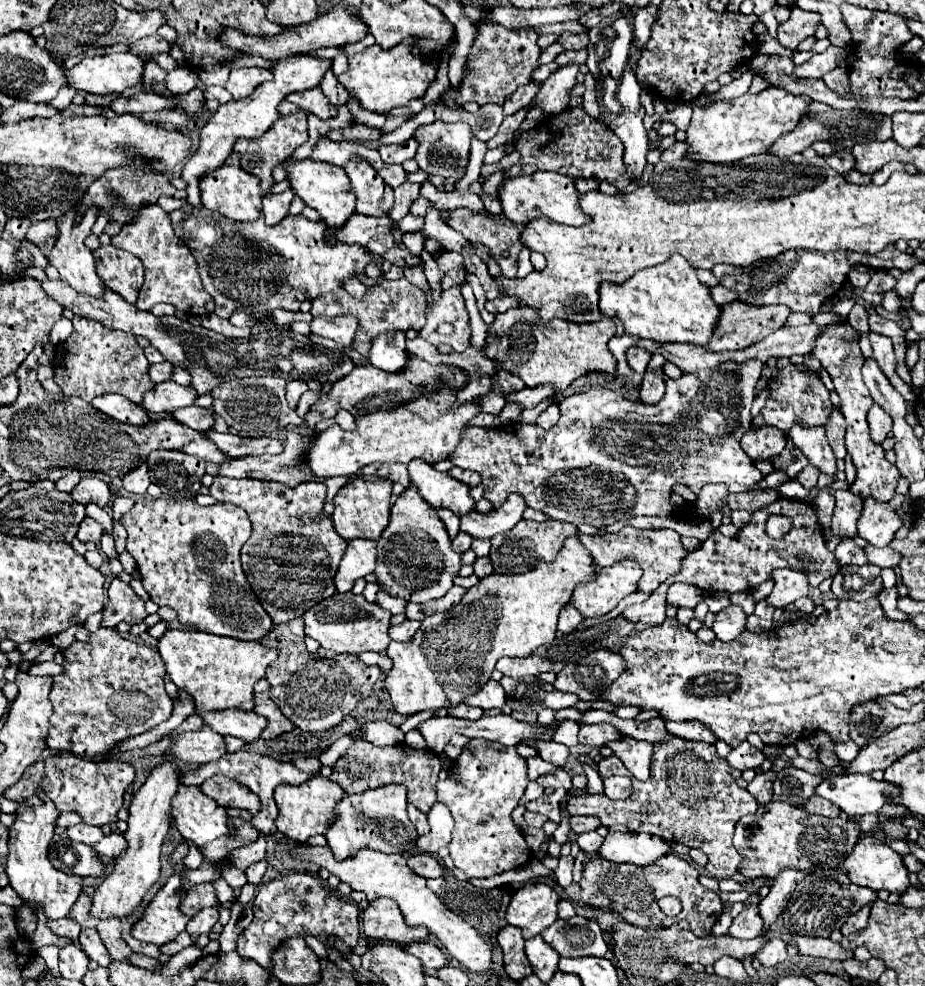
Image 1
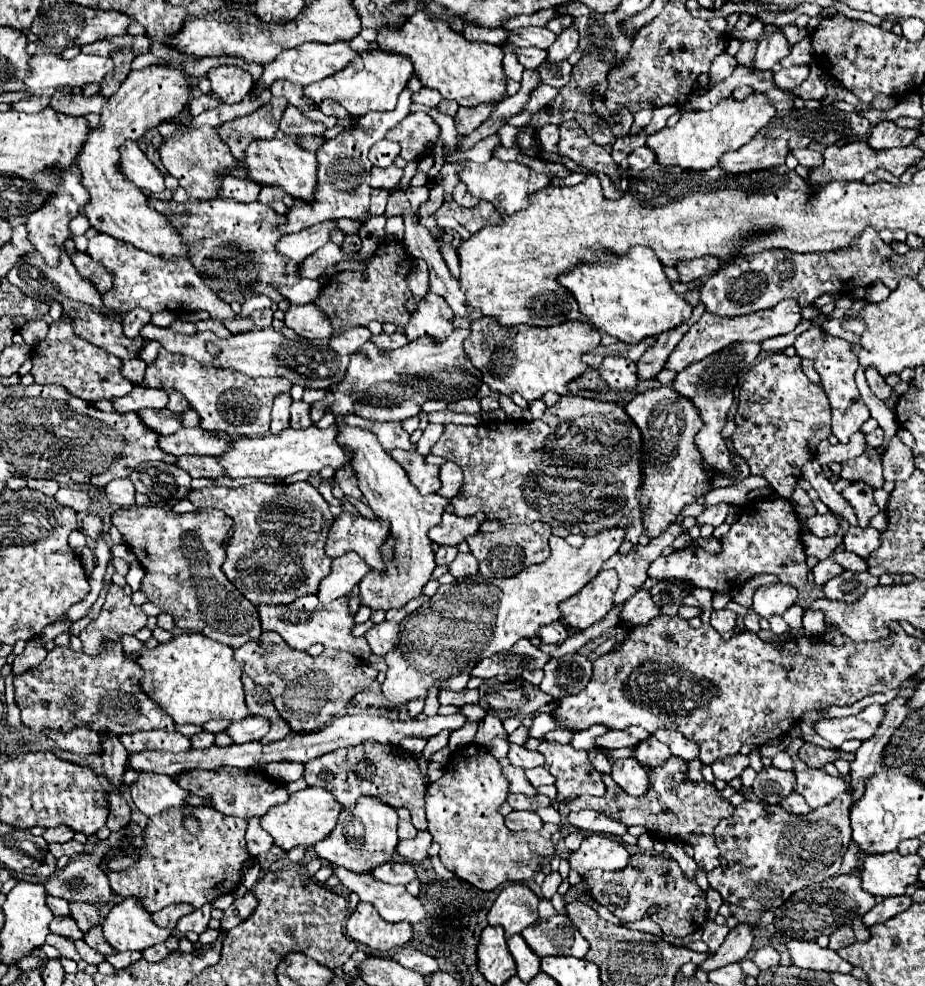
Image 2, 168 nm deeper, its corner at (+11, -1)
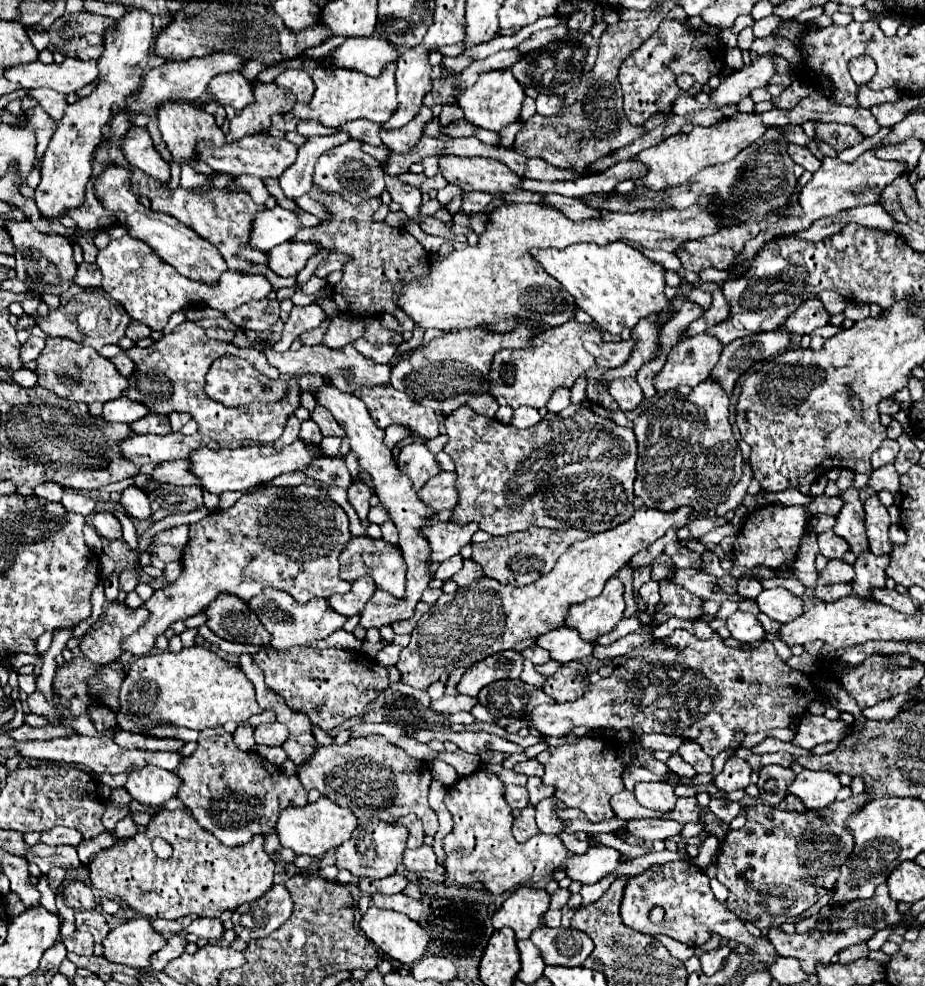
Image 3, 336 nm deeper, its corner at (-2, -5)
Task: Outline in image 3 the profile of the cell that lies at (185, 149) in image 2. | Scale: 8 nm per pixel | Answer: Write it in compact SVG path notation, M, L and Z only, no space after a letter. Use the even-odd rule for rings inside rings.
M172 102L168 106L160 106L158 110L158 128L162 132L162 140L166 142L172 158L176 164L194 164L198 162L198 150L196 150L196 144L200 140L208 142L208 144L214 144L214 146L226 146L226 134L218 128L216 120L206 114L204 110L188 104L188 102Z

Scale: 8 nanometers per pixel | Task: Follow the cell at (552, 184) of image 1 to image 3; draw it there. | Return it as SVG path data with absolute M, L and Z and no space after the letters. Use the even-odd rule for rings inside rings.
M442 156L440 170L448 182L462 188L462 192L488 192L504 198L508 192L522 190L522 176L514 174L504 162L492 158L462 158Z

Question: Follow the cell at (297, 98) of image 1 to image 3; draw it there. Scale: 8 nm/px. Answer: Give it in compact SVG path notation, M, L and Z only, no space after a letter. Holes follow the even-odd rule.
M300 68L300 70L284 70L282 74L276 76L274 82L280 88L288 88L298 98L298 102L304 102L304 104L308 104L312 94L314 94L314 82L312 82L310 74L304 68Z

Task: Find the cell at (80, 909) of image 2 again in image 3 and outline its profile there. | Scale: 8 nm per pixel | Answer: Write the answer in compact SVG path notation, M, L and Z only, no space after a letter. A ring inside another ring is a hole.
M70 882L64 890L64 898L66 898L66 904L76 910L76 912L82 912L82 910L94 910L96 908L96 900L94 900L94 892L84 884L84 882Z

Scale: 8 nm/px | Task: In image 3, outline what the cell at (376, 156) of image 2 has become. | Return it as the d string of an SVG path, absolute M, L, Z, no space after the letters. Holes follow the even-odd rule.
M366 144L366 146L364 146L364 152L372 154L372 156L378 158L380 162L388 162L388 158L390 158L390 154L392 154L392 150L388 150L388 146L384 146L384 144L380 144L380 146Z

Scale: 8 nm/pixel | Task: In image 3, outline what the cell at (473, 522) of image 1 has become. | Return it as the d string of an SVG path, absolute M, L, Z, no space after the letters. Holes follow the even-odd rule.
M436 522L434 526L426 526L424 536L432 542L432 562L448 560L450 556L458 554L462 546L470 544L474 532L478 532L478 524L456 524L456 522Z

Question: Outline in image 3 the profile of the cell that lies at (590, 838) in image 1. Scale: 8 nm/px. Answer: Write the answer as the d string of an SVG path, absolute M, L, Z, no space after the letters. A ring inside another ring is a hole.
M576 832L576 834L560 834L564 846L568 852L572 854L584 854L588 848L590 848L590 842L588 842L588 834L586 832Z

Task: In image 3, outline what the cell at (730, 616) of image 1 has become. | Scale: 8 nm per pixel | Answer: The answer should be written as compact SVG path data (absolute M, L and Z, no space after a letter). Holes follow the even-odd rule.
M736 612L726 620L726 626L730 630L730 634L740 640L740 642L758 642L764 638L764 628L758 622L758 618L754 614L744 614L744 612Z

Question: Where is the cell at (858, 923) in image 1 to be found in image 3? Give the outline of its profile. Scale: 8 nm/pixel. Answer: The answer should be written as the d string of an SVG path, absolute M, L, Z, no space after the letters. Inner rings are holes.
M866 942L848 946L848 948L844 948L842 952L838 952L838 958L840 958L840 962L844 962L844 964L848 964L848 962L852 962L852 960L858 960L858 958L866 958L866 956L868 956L868 946L866 946Z

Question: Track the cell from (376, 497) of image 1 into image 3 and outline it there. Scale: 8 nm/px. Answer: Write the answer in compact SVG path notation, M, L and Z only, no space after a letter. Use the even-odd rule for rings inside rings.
M352 536L352 540L346 544L344 552L340 554L340 576L348 582L354 582L356 578L370 574L380 590L386 590L394 594L396 598L404 596L406 590L406 566L402 558L402 550L384 538L370 538L370 536Z

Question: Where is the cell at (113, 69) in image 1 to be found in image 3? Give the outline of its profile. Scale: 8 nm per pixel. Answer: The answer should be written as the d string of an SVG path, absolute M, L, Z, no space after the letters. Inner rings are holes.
M64 58L62 64L42 64L40 60L28 66L12 66L6 72L6 78L20 88L52 88L56 92L78 92L82 86L94 82L98 78L98 62L96 60L80 60L80 58Z

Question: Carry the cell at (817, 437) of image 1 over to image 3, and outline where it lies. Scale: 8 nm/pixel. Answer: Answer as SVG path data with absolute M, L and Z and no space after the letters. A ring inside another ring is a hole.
M848 488L840 492L840 498L844 500L844 506L836 516L834 532L846 538L850 544L850 550L858 556L860 550L868 548L868 538L864 528L864 506L860 500L860 492L856 488Z

